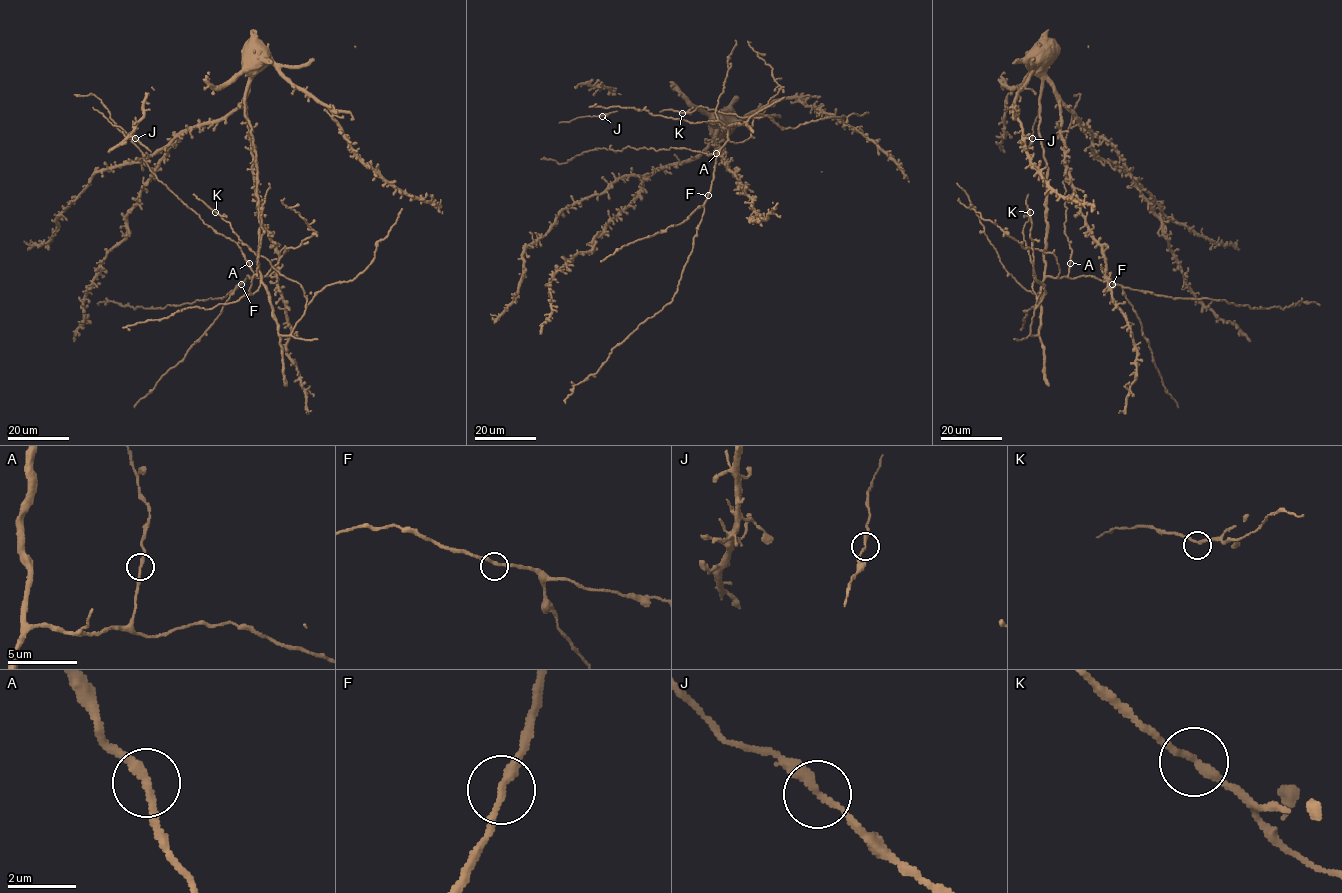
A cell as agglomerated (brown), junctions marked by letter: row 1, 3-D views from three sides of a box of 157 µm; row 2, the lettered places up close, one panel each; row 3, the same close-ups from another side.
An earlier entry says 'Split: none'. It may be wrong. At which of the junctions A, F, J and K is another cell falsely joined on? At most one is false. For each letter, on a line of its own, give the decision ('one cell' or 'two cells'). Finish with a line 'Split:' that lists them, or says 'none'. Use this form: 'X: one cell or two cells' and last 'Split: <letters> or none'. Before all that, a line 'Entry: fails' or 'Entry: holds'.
Entry: holds
A: one cell
F: one cell
J: one cell
K: one cell
Split: none

